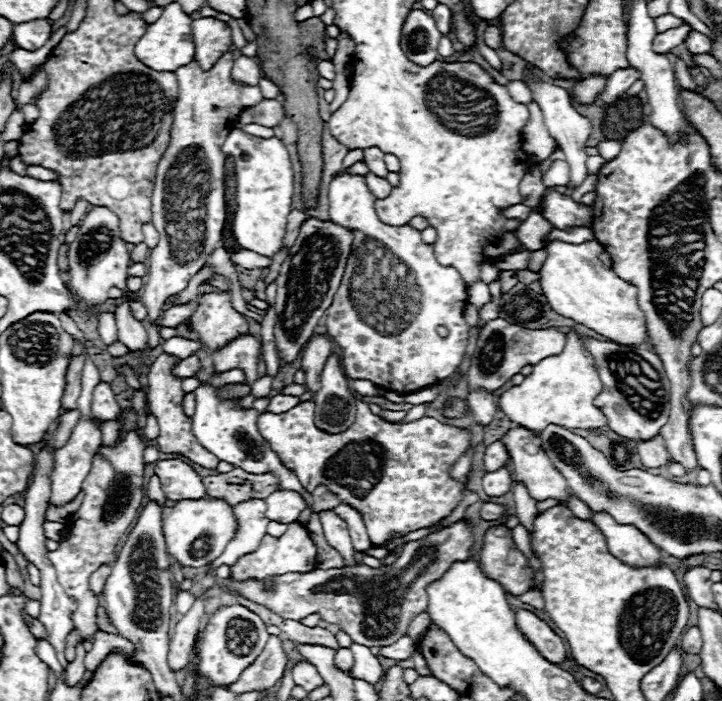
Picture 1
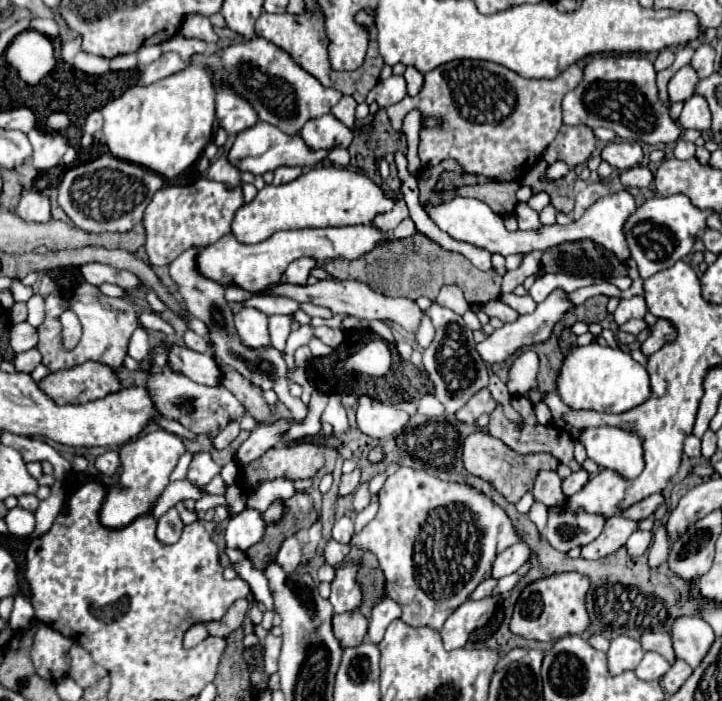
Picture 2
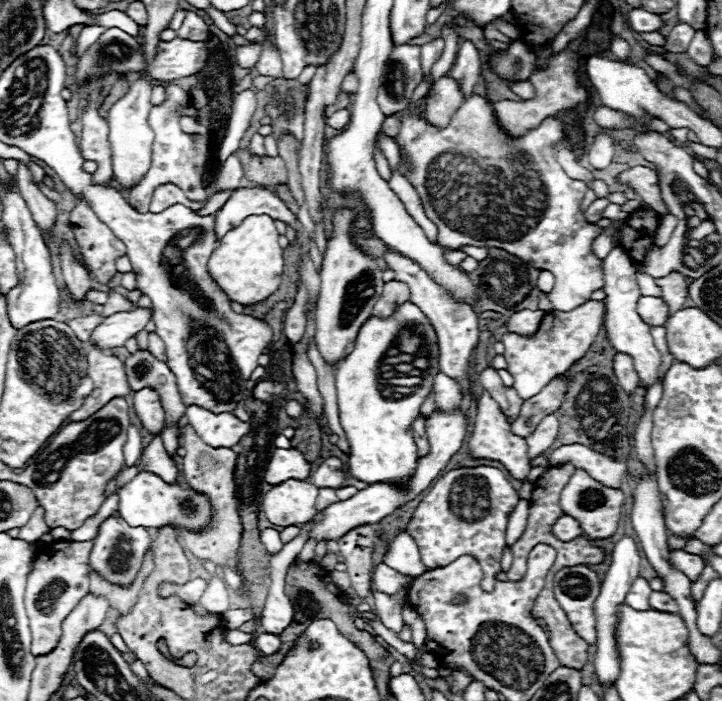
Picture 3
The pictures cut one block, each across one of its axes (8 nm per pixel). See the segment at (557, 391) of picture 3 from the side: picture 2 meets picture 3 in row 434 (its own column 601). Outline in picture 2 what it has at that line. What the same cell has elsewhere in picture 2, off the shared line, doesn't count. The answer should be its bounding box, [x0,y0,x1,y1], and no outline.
[546,510,604,552]

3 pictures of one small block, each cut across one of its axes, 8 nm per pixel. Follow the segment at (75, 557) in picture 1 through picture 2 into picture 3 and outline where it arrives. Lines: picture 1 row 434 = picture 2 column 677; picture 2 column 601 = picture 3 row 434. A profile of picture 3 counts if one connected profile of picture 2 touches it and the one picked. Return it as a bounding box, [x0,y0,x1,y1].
[18,398,128,530]

